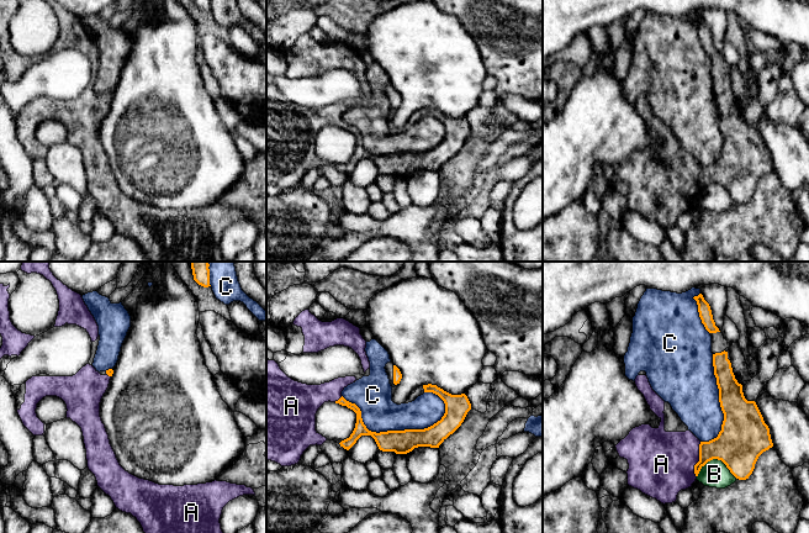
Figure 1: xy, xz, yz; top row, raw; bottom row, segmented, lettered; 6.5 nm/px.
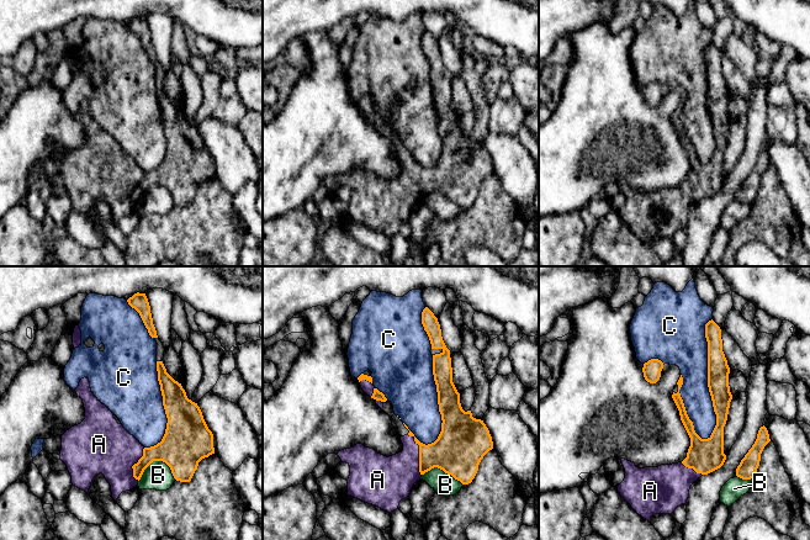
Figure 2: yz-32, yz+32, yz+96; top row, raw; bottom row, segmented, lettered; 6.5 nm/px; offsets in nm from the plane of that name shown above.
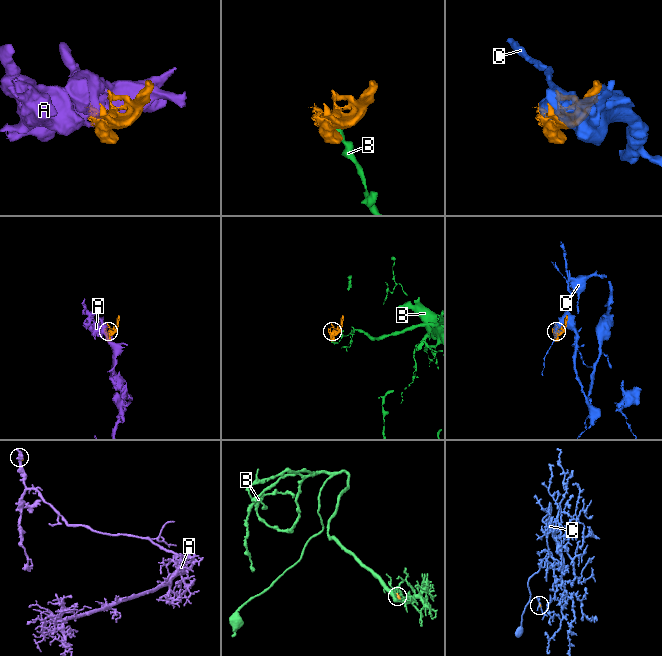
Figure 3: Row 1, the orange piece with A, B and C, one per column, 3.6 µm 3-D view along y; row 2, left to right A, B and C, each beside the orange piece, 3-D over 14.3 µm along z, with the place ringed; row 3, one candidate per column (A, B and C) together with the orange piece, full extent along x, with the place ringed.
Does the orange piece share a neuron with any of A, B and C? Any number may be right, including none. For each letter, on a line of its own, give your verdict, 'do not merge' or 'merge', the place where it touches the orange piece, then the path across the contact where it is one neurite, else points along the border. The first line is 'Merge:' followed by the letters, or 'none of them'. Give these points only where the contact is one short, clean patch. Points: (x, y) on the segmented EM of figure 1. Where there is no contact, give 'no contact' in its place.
Merge: A
A: merge | yz (699, 459)
B: do not merge | yz (717, 458)
C: do not merge | xz (389, 431)

